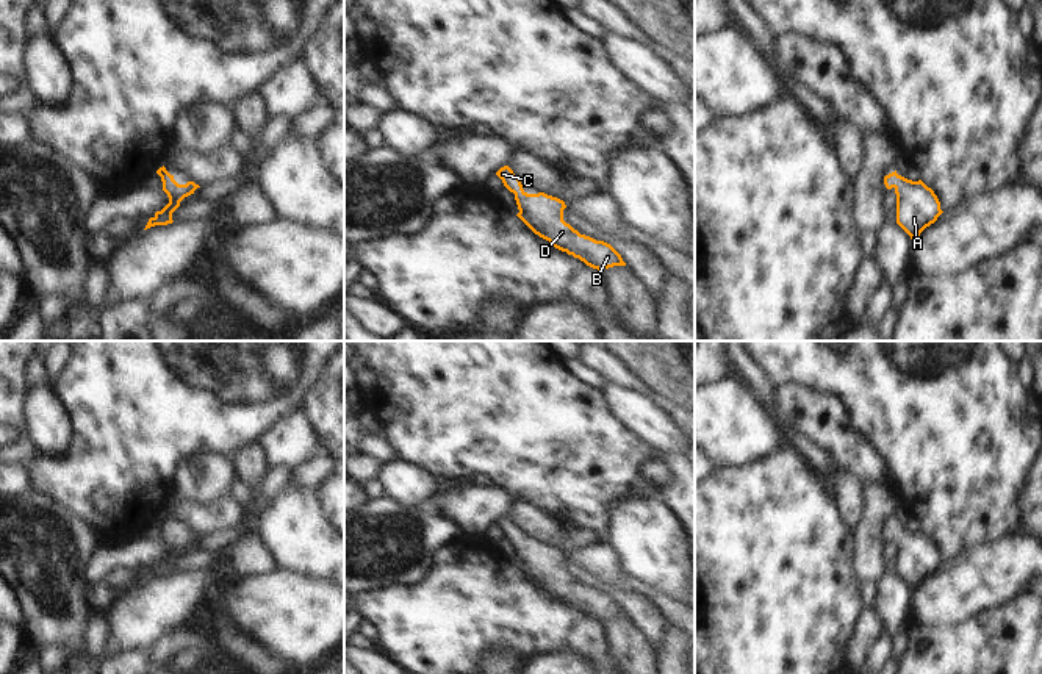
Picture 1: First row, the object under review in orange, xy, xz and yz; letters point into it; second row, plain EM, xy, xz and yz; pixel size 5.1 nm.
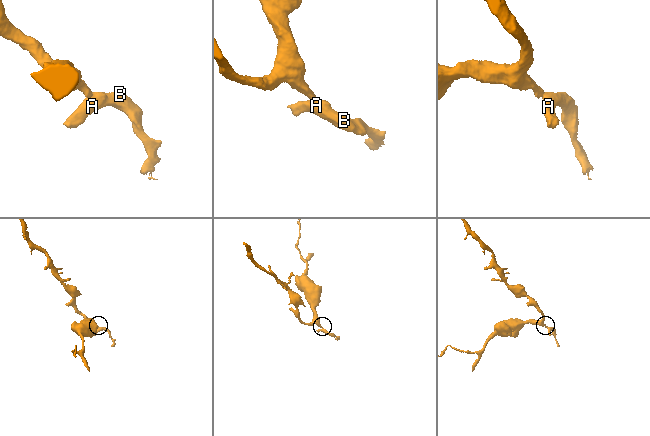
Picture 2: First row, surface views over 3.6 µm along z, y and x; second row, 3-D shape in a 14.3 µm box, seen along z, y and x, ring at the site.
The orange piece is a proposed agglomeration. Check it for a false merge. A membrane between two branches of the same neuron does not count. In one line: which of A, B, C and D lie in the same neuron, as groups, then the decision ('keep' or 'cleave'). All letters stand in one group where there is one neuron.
groups A B C D; keep

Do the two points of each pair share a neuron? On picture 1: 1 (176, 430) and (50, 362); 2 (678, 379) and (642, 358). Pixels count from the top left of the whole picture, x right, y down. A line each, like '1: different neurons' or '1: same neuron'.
1: different neurons
2: same neuron

